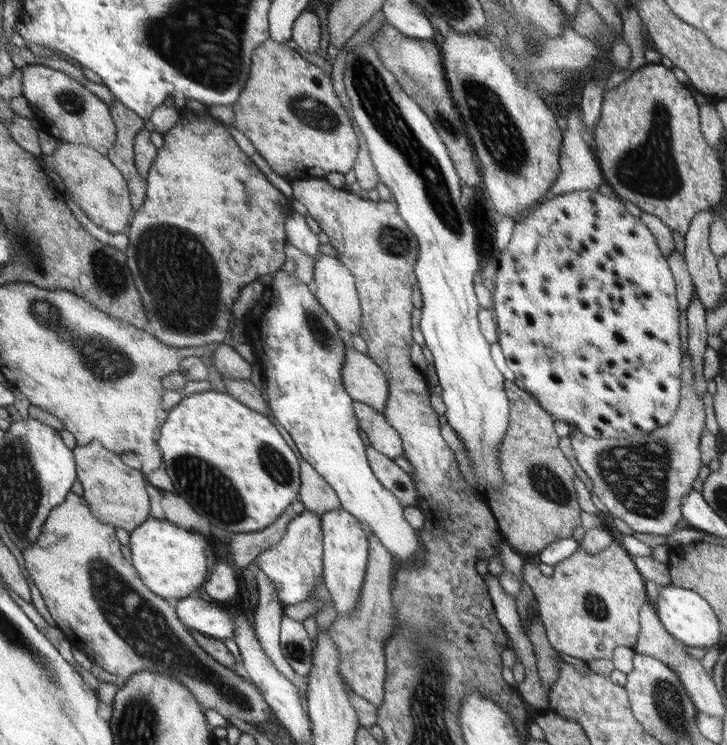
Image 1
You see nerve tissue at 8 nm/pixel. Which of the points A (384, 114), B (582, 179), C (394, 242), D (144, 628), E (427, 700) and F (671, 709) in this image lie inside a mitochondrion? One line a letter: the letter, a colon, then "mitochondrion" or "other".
A: mitochondrion
B: other
C: mitochondrion
D: mitochondrion
E: mitochondrion
F: mitochondrion

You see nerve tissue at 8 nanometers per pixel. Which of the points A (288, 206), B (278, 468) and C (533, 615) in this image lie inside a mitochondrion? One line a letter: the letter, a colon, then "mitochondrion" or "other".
A: other
B: mitochondrion
C: other

